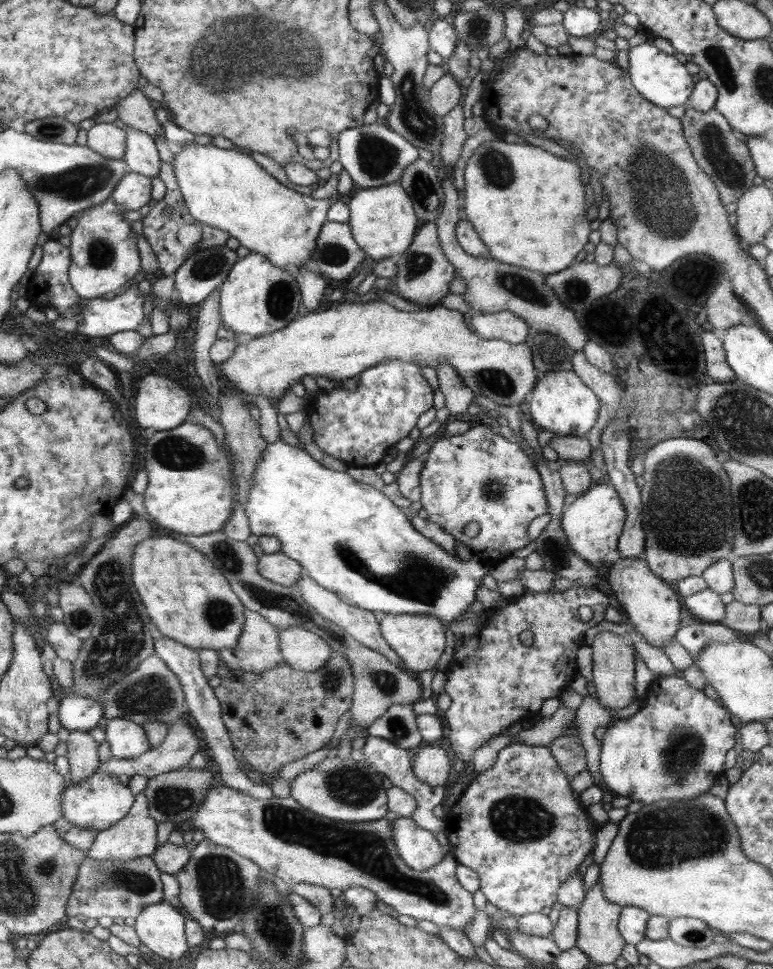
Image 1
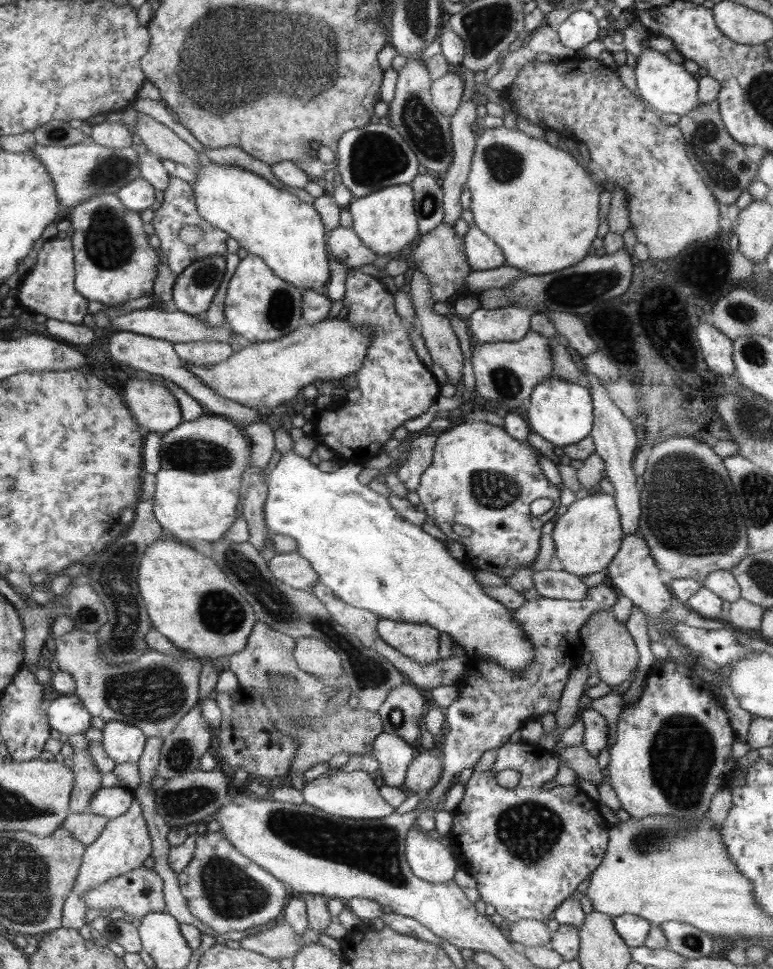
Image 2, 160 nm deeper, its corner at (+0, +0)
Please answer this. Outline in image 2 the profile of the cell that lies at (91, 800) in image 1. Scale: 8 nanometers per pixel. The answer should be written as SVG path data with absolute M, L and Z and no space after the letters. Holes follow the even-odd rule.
M114 786L96 790L89 802L90 814L104 816L108 820L119 818L133 801L133 793L129 789Z

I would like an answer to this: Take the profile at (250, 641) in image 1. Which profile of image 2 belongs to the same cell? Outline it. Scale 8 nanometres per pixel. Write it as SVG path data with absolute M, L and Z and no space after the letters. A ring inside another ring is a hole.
M258 621L248 637L246 648L224 660L228 671L236 675L241 688L254 688L259 701L268 708L274 726L297 742L290 771L305 772L316 764L328 762L334 754L340 752L348 752L350 756L371 755L375 738L384 727L379 713L353 709L346 702L335 713L328 715L325 706L329 696L335 694L335 688L319 681L297 665L293 653L295 642L295 638Z

